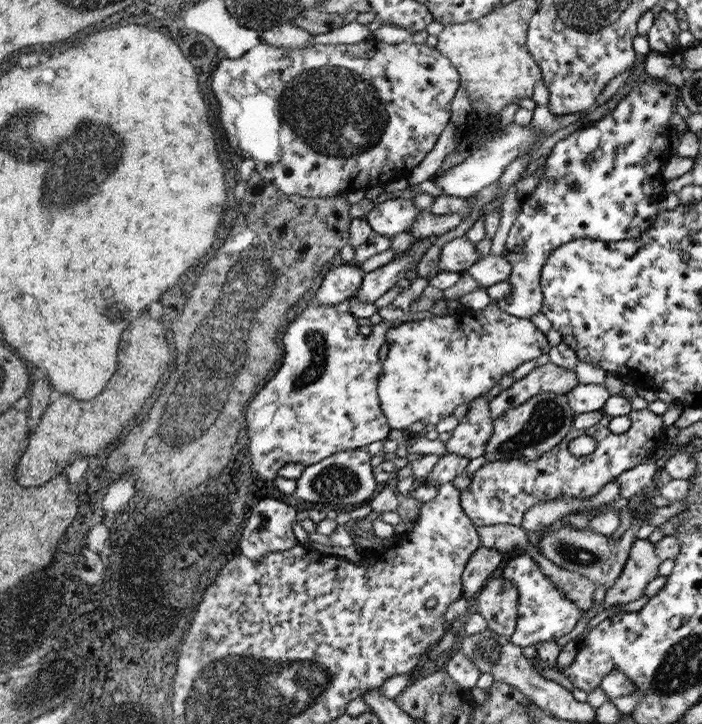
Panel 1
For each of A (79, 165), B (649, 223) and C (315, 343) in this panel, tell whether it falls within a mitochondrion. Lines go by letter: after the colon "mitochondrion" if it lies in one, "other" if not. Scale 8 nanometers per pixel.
A: mitochondrion
B: other
C: mitochondrion

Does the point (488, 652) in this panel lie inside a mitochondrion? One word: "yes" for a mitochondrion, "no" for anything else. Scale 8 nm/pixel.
yes

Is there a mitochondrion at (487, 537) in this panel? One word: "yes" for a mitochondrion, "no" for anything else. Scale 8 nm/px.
no

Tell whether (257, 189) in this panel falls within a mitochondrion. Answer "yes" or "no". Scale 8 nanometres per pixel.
no

